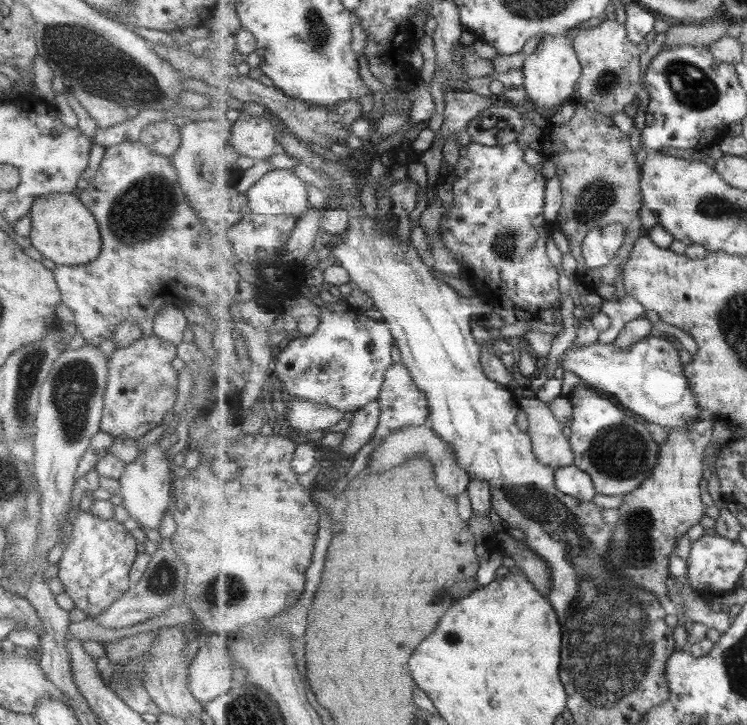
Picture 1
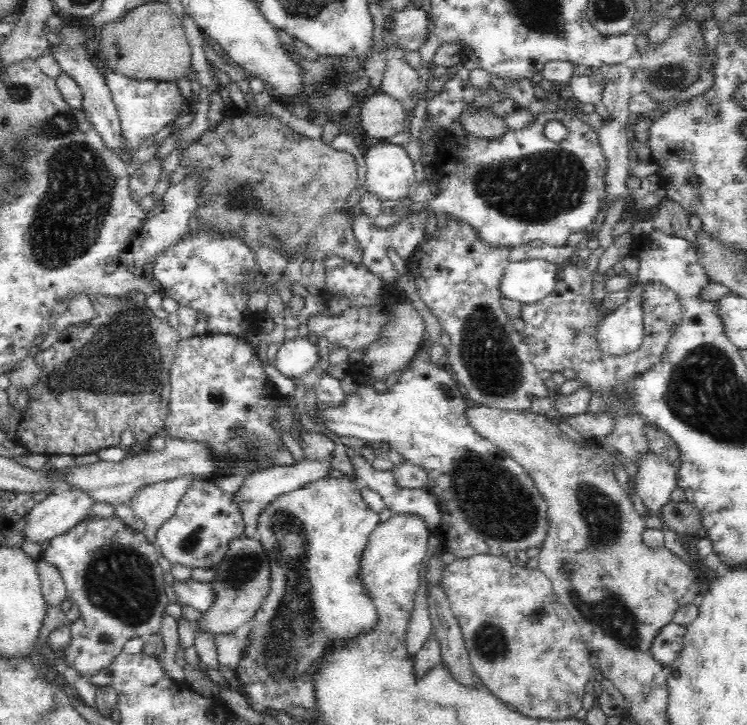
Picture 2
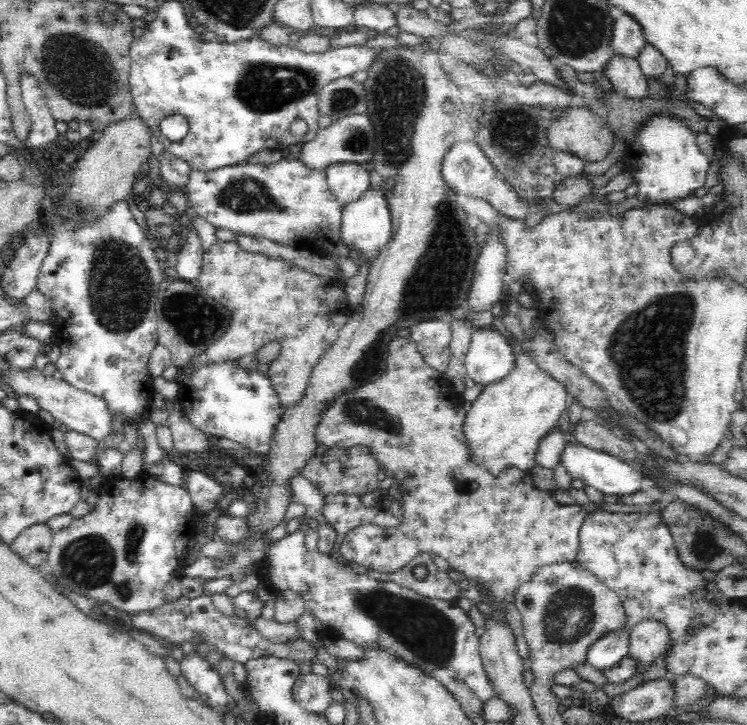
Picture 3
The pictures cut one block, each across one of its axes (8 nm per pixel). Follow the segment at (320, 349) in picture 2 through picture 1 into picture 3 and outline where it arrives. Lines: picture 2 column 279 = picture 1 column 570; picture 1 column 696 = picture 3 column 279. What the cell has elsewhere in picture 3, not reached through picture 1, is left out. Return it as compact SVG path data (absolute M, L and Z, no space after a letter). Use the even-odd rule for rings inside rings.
M224 359L222 361L210 361L206 363L194 363L188 361L184 366L183 379L177 381L179 386L177 403L180 410L190 419L190 422L201 430L206 436L228 438L238 442L244 448L249 448L260 456L269 451L274 436L274 428L282 418L284 408L280 403L278 391L272 387L272 379L258 368L247 368L238 364L238 359Z

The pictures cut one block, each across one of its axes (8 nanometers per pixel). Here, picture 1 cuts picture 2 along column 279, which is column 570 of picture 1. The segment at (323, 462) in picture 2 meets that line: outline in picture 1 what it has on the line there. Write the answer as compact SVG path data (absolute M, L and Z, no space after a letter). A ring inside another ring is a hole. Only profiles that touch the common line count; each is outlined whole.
M575 464L556 469L556 486L561 492L581 501L593 501L598 493L591 475Z

